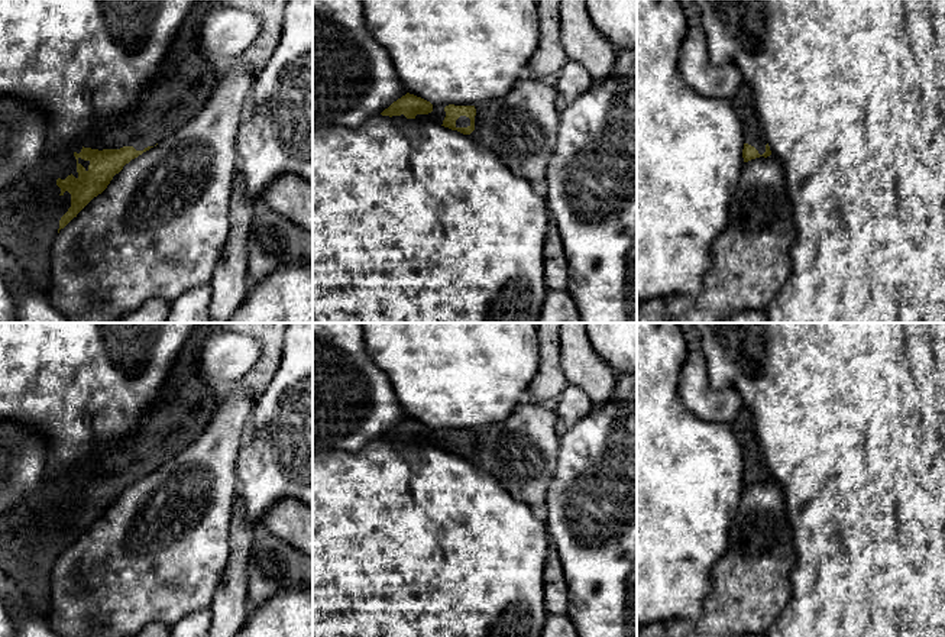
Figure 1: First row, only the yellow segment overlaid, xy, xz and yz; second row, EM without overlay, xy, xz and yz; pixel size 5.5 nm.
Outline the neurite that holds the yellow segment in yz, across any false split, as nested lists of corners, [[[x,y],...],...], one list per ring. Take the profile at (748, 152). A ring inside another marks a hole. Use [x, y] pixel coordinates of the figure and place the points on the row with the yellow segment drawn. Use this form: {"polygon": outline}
{"polygon": [[[742,84],[732,98],[734,109],[742,123],[744,130],[744,162],[760,156],[770,156],[771,151],[760,122],[760,114],[751,88]]]}

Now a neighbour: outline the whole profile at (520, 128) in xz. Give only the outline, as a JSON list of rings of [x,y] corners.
[[[527,74],[508,94],[475,104],[475,130],[469,136],[491,151],[517,177],[528,182],[546,181],[560,126],[556,97],[553,83]]]

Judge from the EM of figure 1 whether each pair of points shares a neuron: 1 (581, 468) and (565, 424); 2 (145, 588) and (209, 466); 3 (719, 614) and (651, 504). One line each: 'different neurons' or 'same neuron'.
1: different neurons
2: same neuron
3: different neurons

